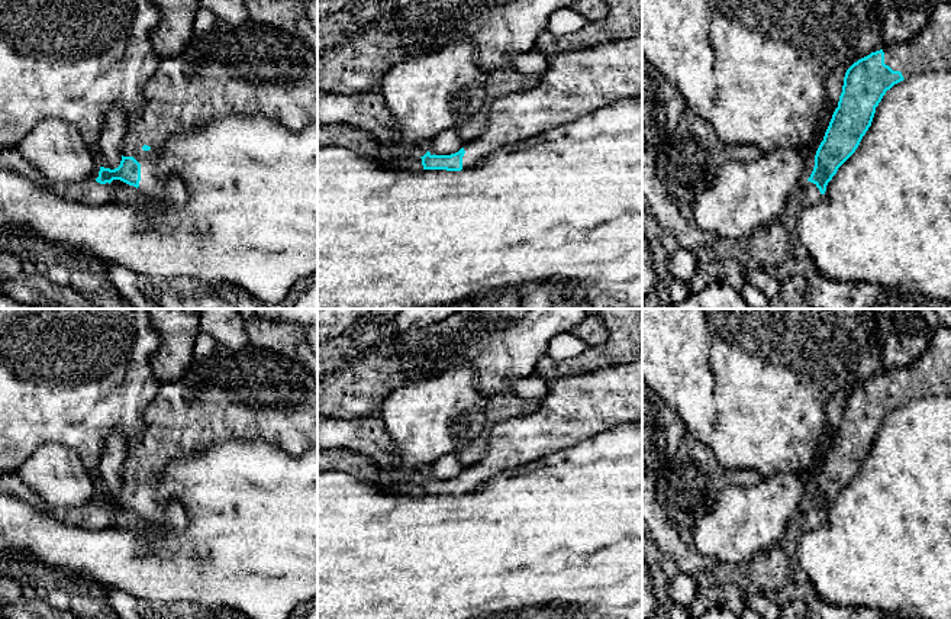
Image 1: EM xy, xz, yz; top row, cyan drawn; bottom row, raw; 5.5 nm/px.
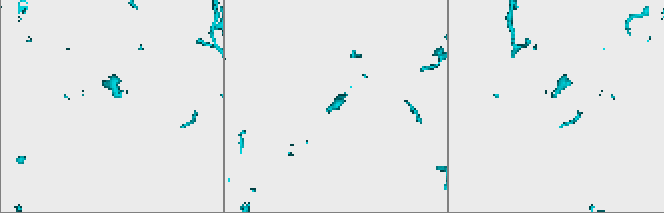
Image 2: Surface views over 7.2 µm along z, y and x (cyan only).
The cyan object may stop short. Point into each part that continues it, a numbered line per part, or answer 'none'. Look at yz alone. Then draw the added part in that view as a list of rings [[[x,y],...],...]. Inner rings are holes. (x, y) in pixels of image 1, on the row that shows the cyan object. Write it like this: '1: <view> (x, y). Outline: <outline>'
1: yz (929, 51). Outline: [[[938,0],[926,26],[913,39],[883,48],[884,64],[903,78],[951,71],[951,3]]]
2: yz (811, 194). Outline: [[[806,181],[802,186],[800,207],[812,206],[821,199],[821,191],[816,184]]]

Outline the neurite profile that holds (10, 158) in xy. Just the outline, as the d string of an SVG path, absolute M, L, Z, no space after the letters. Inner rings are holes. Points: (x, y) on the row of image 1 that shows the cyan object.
M0 148L0 168L7 168L22 177L26 177L33 184L43 188L51 188L52 184L41 177L38 171L28 164L16 148Z

